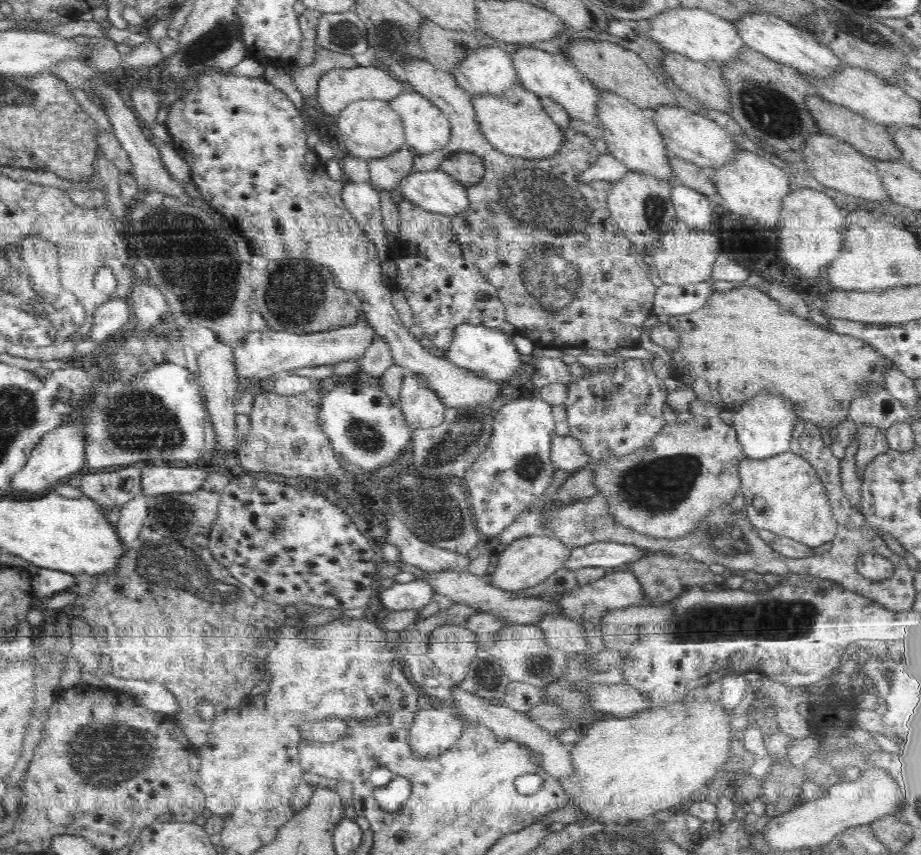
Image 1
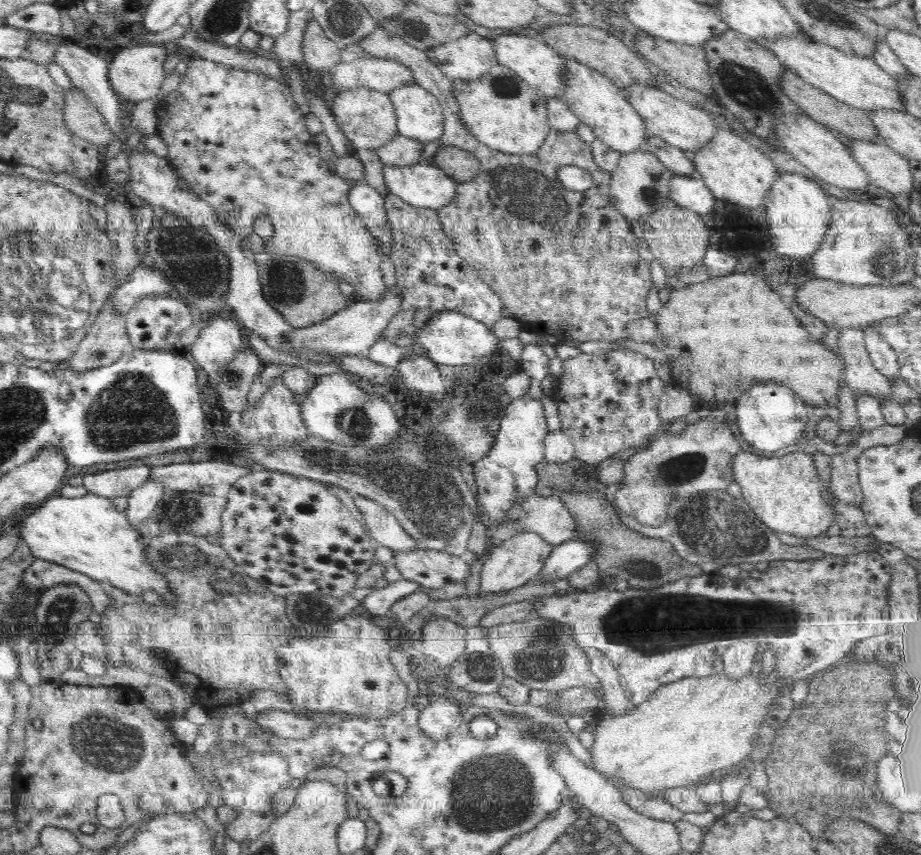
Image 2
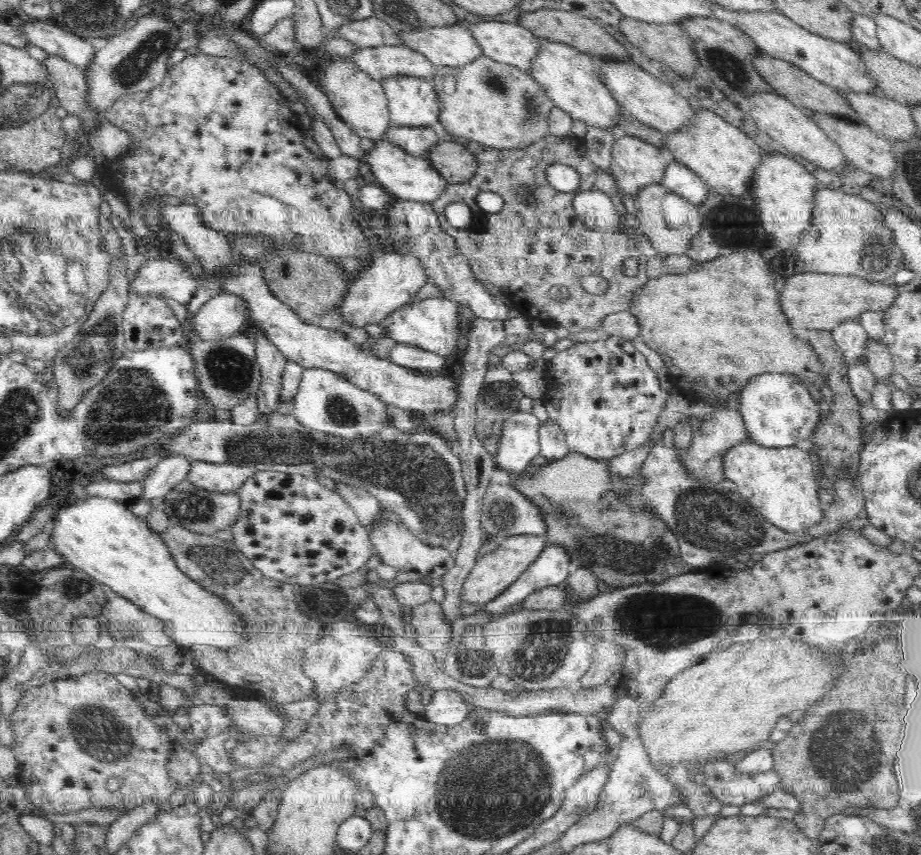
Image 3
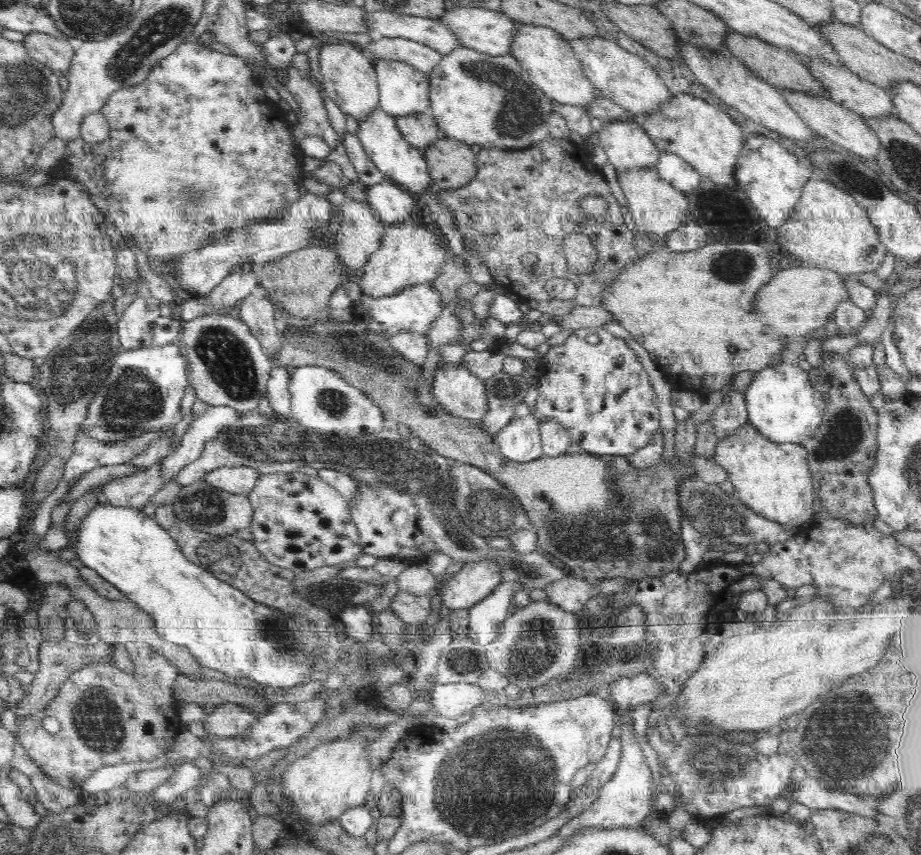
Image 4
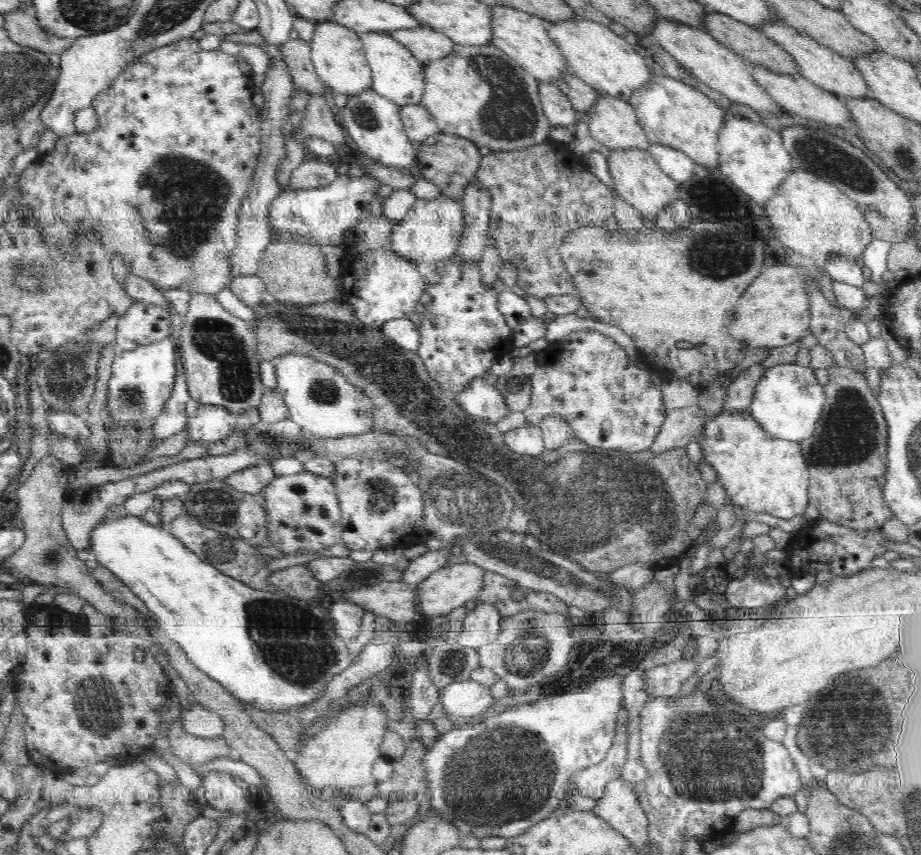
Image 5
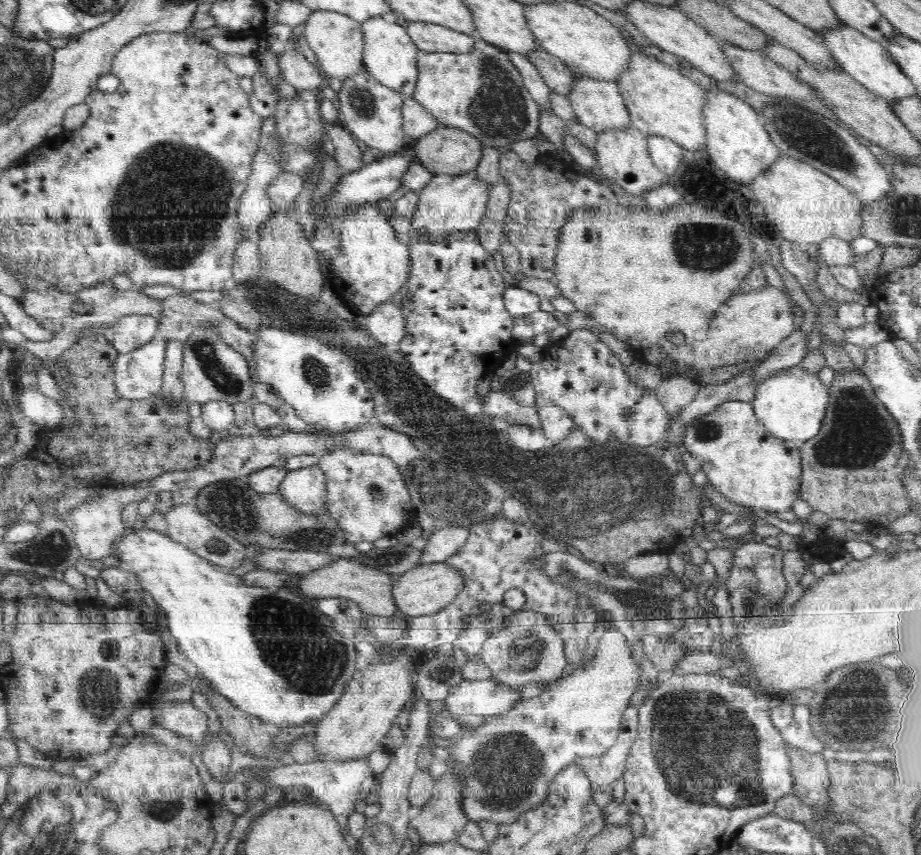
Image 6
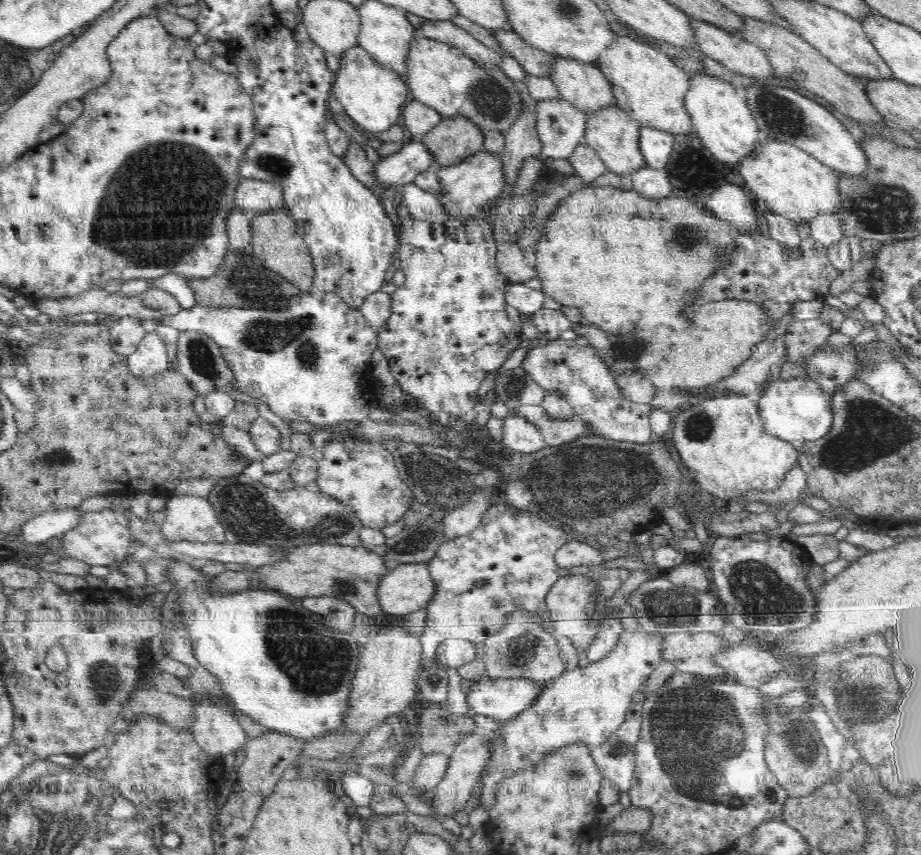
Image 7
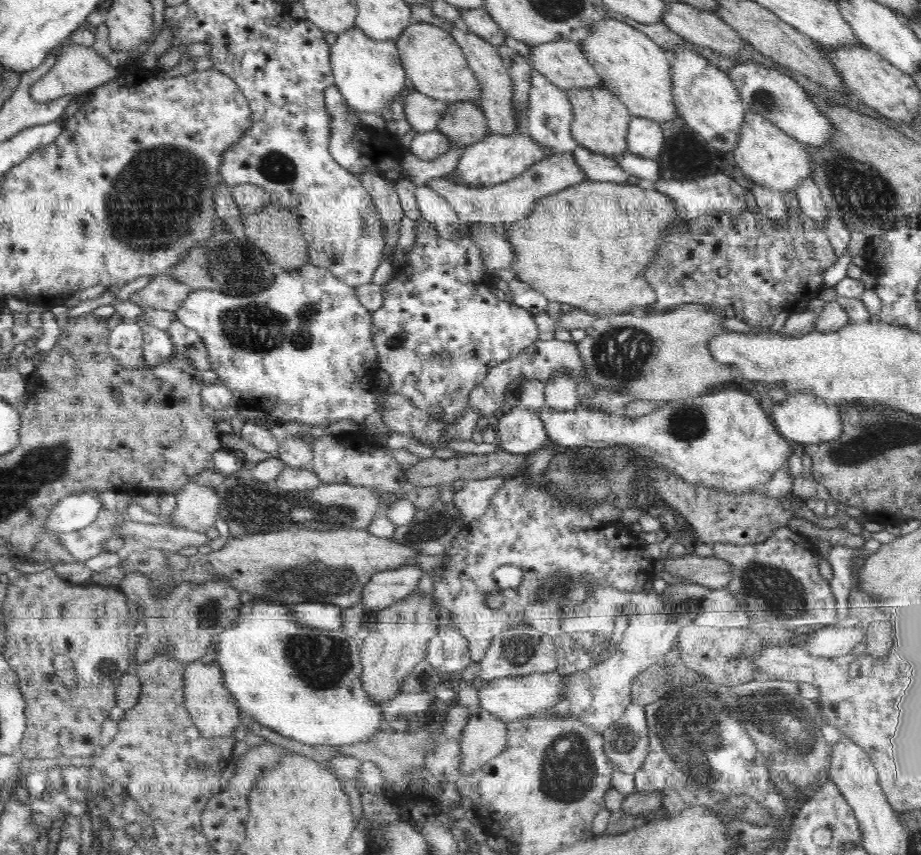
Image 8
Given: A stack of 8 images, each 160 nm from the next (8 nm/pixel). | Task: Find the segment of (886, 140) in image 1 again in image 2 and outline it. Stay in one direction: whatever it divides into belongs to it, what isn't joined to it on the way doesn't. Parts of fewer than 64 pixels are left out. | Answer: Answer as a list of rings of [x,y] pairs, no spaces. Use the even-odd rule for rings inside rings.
[[[784,66],[784,72],[782,72],[781,77],[781,88],[790,100],[794,101],[800,110],[806,115],[808,115],[812,120],[827,126],[833,132],[835,132],[840,137],[845,137],[845,139],[853,138],[853,140],[870,140],[879,141],[881,140],[878,136],[878,131],[876,131],[876,126],[870,118],[870,114],[866,110],[860,110],[859,108],[854,108],[845,102],[840,102],[836,100],[833,96],[830,96],[820,89],[805,82],[795,71]]]

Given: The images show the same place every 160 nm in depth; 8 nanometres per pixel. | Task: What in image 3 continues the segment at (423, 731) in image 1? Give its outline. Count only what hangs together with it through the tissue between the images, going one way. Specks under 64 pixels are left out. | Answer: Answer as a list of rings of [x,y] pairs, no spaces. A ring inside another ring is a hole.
[[[436,690],[427,693],[424,715],[431,723],[454,726],[464,722],[469,713],[462,695],[455,690]]]

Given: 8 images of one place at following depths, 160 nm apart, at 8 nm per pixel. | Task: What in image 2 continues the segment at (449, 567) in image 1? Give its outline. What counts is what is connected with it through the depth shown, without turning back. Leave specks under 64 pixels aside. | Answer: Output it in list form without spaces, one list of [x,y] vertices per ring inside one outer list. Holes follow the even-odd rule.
[[[354,496],[355,504],[368,528],[371,539],[376,545],[386,546],[395,552],[419,550],[416,540],[413,540],[401,526],[396,516],[388,513],[384,506],[367,497]]]

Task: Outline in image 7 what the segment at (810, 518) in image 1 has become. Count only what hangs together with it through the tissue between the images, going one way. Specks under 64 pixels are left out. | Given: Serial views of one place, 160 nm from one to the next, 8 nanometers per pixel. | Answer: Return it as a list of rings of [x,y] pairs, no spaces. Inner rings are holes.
[[[742,394],[697,398],[677,412],[672,442],[701,492],[727,501],[747,491],[772,492],[798,464],[791,442],[768,434],[756,401]]]

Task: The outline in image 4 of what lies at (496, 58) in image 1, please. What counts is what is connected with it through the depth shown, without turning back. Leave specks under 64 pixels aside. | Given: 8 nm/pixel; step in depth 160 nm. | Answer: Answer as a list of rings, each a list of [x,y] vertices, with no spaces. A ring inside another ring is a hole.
[[[367,12],[371,35],[416,41],[436,50],[442,57],[455,52],[461,43],[450,28],[438,19],[400,16],[394,12]]]

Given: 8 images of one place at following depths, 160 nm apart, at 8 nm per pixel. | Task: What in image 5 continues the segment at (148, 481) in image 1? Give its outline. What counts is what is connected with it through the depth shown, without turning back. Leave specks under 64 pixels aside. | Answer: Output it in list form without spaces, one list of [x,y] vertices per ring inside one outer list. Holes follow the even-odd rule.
[[[262,462],[260,465],[233,472],[230,476],[223,478],[223,481],[240,492],[261,493],[275,476],[272,465],[268,462]]]

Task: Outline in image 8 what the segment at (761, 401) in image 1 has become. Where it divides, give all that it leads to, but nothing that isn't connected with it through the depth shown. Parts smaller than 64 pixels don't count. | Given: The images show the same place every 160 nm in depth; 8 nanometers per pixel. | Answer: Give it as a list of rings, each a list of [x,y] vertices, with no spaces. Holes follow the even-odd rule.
[[[810,393],[789,394],[784,400],[768,406],[768,413],[776,430],[787,440],[796,440],[802,445],[818,445],[837,439],[843,429],[839,409],[828,406],[824,399]]]

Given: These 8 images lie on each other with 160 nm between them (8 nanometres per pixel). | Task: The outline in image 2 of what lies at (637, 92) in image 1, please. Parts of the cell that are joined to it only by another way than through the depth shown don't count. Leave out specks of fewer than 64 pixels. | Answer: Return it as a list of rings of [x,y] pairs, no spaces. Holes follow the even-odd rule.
[[[553,25],[545,29],[541,35],[541,39],[547,46],[555,49],[556,53],[568,59],[568,61],[574,59],[574,61],[587,64],[596,72],[612,80],[612,83],[620,89],[626,89],[634,84],[658,88],[656,78],[646,68],[644,60],[640,60],[640,56],[636,56],[636,52],[628,48],[622,40],[600,28],[580,25]]]

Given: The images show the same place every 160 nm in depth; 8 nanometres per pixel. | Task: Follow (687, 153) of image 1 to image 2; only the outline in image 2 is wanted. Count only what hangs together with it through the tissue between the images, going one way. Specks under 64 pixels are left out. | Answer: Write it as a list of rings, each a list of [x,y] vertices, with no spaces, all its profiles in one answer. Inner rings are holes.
[[[638,85],[627,87],[628,101],[634,110],[644,119],[646,134],[652,134],[665,140],[668,144],[690,152],[698,152],[704,148],[712,138],[716,136],[716,121],[712,120],[706,112],[702,112],[696,104],[690,104],[683,98],[670,95],[668,92],[648,85]]]

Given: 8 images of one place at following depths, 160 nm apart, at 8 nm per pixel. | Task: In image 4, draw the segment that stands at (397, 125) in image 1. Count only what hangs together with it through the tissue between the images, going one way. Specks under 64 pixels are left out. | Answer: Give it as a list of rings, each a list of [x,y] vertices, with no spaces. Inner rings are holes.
[[[335,40],[324,44],[319,55],[319,67],[321,77],[317,80],[318,85],[345,115],[360,121],[379,108],[379,87],[373,63],[360,46]]]

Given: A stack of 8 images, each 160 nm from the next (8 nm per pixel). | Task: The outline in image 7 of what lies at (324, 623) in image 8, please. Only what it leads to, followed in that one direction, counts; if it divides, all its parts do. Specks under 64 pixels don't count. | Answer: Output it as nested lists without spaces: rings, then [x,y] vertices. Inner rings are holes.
[[[332,596],[306,597],[302,600],[302,607],[322,615],[329,628],[336,628],[341,632],[350,632],[350,628],[354,627],[354,616],[356,616],[357,612],[346,601],[332,598]]]

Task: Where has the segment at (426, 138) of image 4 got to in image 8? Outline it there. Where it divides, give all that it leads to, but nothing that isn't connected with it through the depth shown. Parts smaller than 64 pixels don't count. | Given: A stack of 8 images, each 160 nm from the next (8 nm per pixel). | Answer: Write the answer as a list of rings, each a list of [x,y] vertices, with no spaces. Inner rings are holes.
[[[409,89],[404,98],[405,117],[416,132],[430,132],[437,127],[448,104]]]

